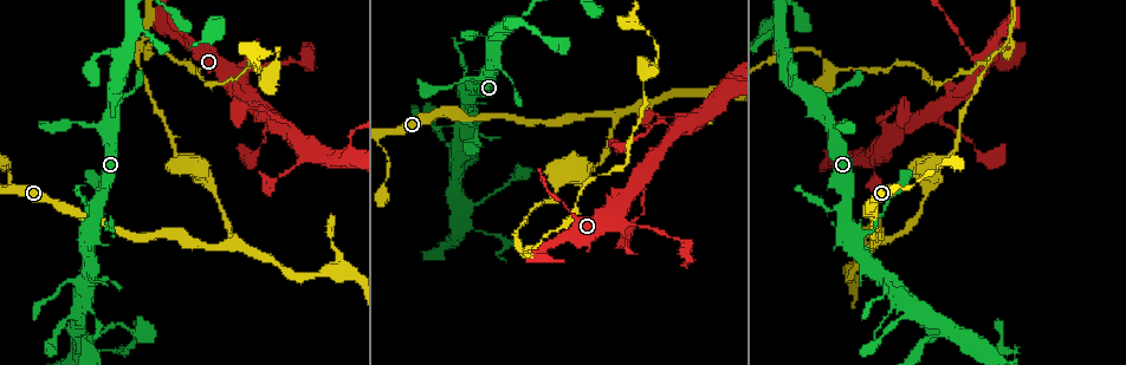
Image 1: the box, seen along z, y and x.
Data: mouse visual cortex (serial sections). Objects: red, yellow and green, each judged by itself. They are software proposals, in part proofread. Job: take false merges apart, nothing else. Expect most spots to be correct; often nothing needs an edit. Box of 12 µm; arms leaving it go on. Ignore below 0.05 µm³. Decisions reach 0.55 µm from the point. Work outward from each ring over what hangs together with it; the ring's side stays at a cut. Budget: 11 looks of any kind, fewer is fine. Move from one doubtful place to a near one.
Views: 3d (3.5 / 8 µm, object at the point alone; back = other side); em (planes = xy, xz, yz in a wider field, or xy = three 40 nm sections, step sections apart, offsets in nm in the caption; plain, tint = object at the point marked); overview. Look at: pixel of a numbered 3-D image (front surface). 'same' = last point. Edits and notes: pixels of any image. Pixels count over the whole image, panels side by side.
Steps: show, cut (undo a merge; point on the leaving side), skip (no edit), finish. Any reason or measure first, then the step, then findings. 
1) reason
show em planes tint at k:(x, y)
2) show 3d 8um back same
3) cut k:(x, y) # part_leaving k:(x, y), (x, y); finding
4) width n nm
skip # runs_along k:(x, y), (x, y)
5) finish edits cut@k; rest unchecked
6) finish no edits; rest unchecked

thin neck
show 3d 8um at 1:(280, 176)

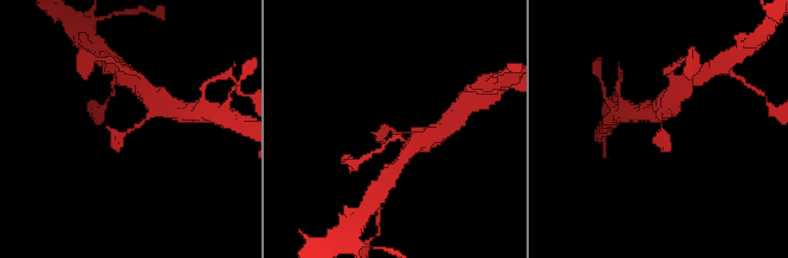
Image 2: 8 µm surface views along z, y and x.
shape alone is not enough
show em xy step 5 tint at 2:(659, 129)

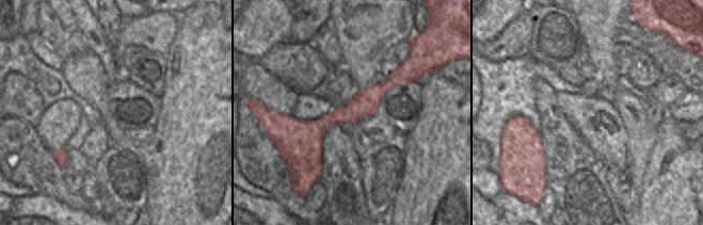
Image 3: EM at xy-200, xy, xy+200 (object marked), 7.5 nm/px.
skip # runs_along 3:(414, 79), (319, 127), (282, 121); all the same cell

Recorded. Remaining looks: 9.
arms part here
show 3d 8um at 1:(614, 114)

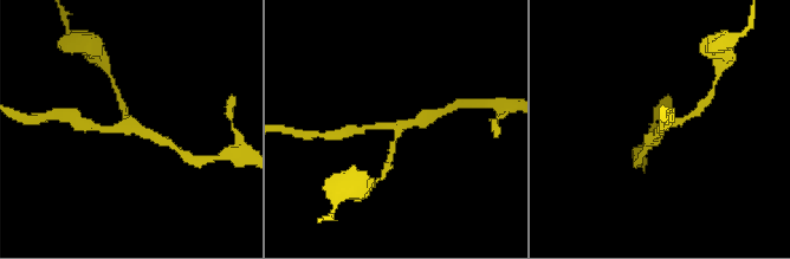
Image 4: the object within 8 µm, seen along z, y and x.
show em planes tint at 4:(131, 126)

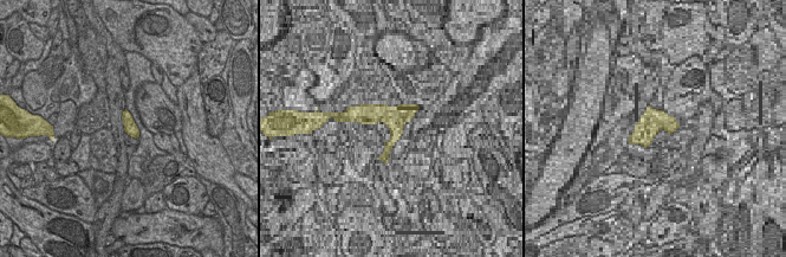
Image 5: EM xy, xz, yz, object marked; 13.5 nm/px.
arms 3; arm_widths 200, 250, 250 nm
skip # runs_along 4:(363, 129), (397, 129), (389, 157); continuous, no second cell

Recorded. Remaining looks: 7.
a narrow waist
show 3d 3.5um back at 1:(188, 44)

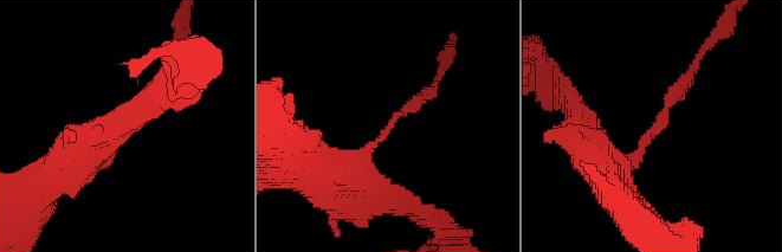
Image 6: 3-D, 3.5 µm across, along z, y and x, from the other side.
need the tissue
show em xy step 2 tint at 6:(653, 125)

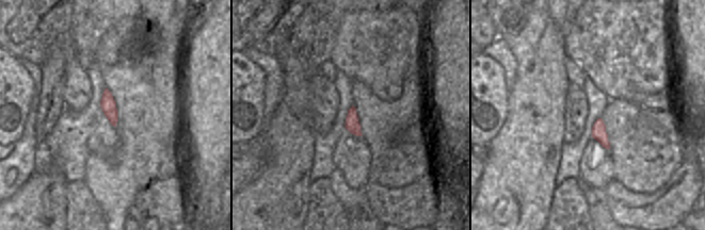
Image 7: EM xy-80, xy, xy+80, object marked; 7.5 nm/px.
skip # runs_along 6:(73, 170), (110, 155), (168, 69); one cell here

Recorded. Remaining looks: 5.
thin neck
show 3d 8um back at 1:(641, 227)

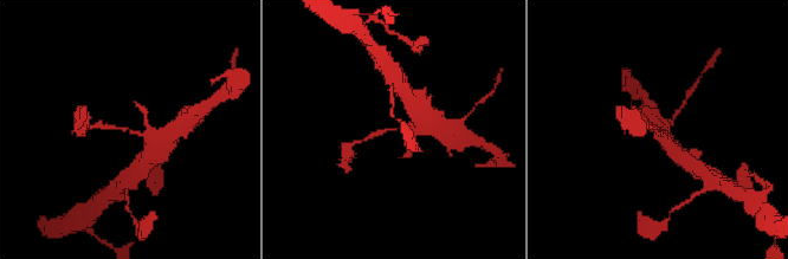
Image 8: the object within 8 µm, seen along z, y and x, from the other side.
arm_widths 200, 400 nm; now the EM
show em xy step 2 tint at 8:(130, 130)

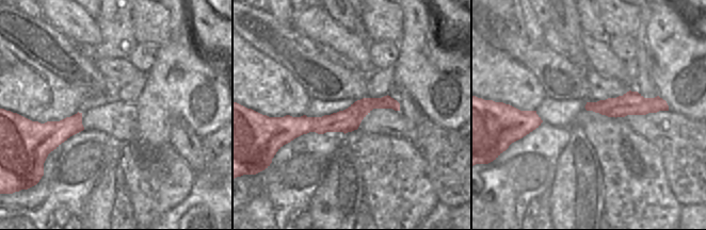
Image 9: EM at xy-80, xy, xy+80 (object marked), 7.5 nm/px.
skip # runs_along 9:(397, 105), (369, 103), (336, 122), (282, 119); continuous, no second cell

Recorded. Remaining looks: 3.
finish no edits; rest unchecked

